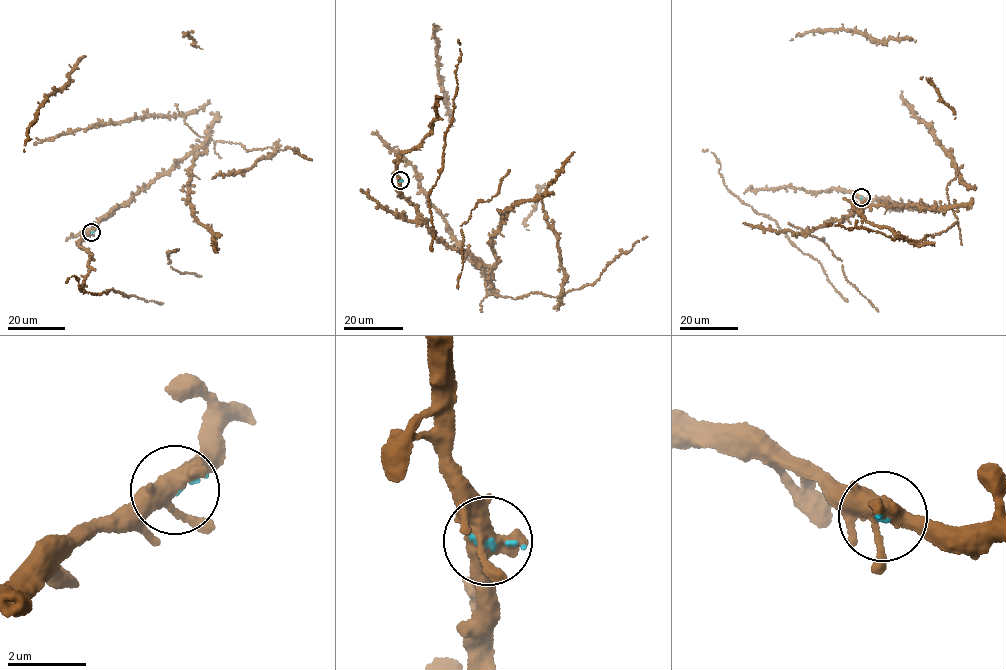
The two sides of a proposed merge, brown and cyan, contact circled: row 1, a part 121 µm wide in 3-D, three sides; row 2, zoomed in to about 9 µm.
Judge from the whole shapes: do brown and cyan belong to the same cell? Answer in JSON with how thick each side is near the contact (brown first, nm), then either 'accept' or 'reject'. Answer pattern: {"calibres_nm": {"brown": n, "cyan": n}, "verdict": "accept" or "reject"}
{"calibres_nm": {"brown": 440, "cyan": 100}, "verdict": "accept"}

